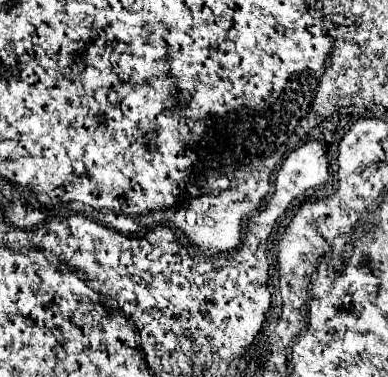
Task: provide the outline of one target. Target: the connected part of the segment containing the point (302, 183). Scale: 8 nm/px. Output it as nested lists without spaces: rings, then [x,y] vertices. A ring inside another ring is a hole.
[[[319,141],[297,147],[281,165],[275,177],[275,193],[269,203],[291,203],[303,191],[321,187],[329,179],[327,155]]]

